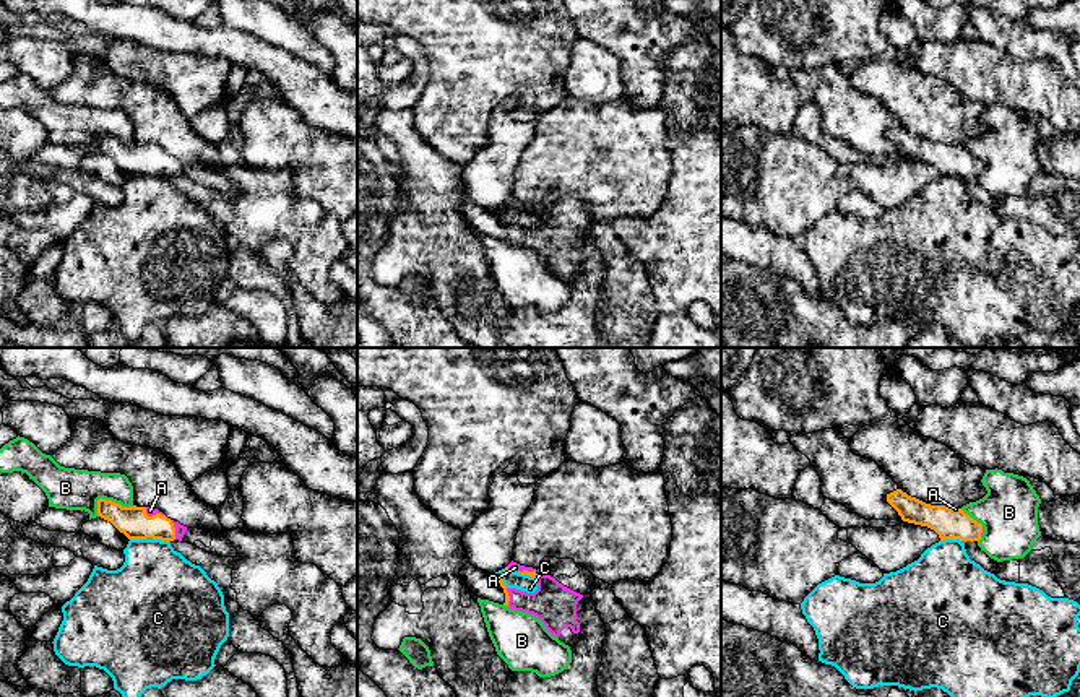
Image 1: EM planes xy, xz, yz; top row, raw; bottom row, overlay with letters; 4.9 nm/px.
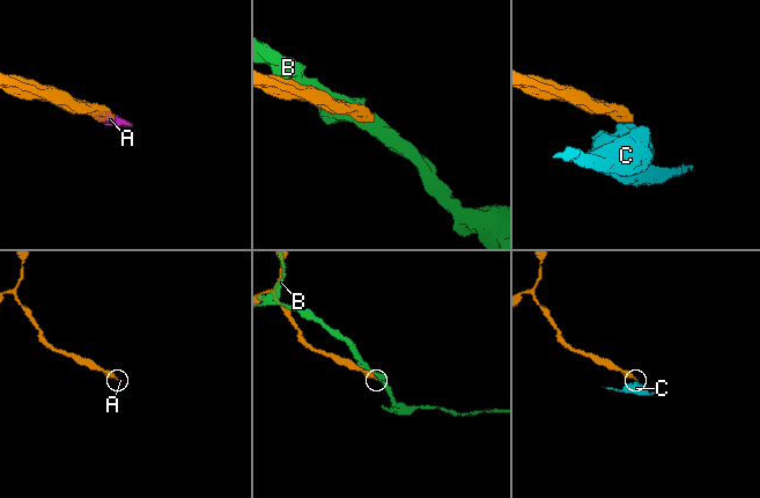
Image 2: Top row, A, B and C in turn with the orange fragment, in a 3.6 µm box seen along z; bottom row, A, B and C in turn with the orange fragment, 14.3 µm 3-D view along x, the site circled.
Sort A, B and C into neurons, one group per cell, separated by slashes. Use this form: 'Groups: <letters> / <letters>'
Groups: A / B / C

